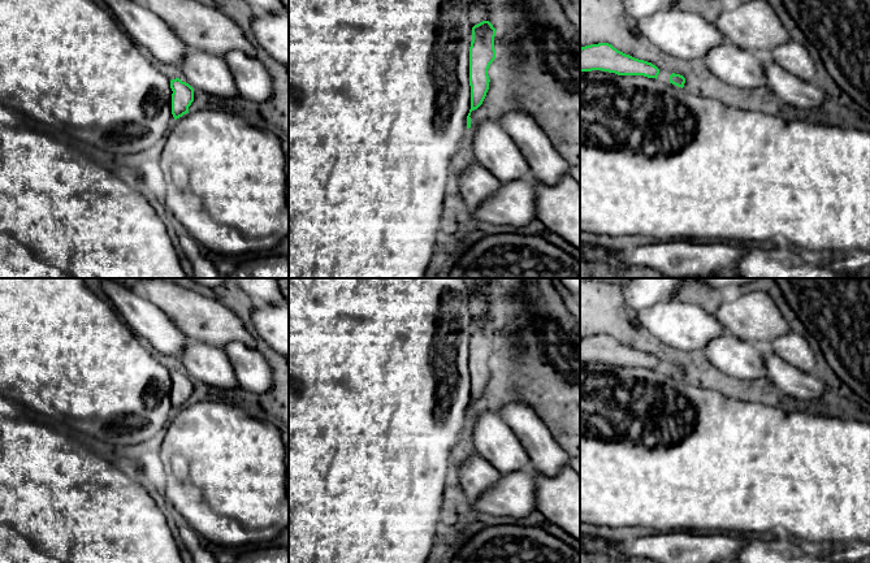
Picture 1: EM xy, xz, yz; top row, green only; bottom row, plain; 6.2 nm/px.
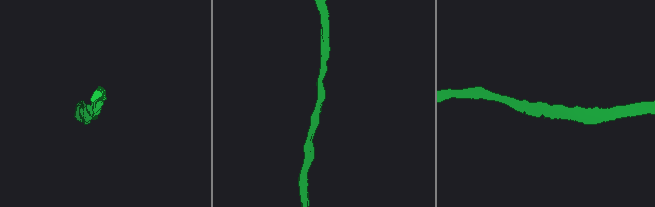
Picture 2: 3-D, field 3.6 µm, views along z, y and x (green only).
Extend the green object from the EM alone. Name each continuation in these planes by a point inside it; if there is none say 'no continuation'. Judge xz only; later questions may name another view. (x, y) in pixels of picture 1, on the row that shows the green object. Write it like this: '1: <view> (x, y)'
no continuation

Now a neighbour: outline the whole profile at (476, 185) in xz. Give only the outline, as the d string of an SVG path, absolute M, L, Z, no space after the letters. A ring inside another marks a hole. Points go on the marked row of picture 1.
M472 159L458 161L453 183L459 187L459 200L469 209L477 208L501 186L501 181Z

